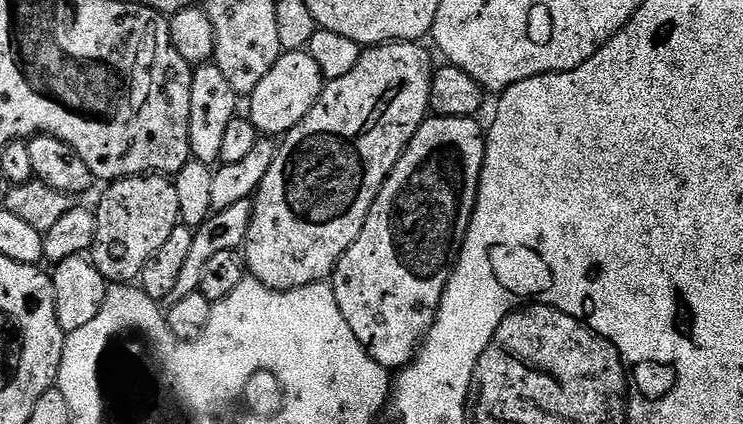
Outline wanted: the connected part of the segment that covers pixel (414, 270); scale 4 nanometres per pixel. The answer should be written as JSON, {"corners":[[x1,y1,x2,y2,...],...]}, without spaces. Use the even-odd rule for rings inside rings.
{"corners":[[437,115,425,120,424,125,417,130,414,138,408,143,408,148,402,154,402,158,398,158,392,173,388,175,388,181,382,186,382,190,366,218,366,226,362,226,362,234,358,234,358,238,350,246,350,250,346,250,346,254,342,254,342,258,336,264,336,269,332,271,330,283,334,290,334,298,338,298,338,310,342,310,342,318,346,318,350,330,354,330,354,338,358,338,358,342,362,342,366,354,370,354,370,358,374,358,374,362,378,362,386,369,403,370,416,357,424,337,434,326,442,302,442,294,448,285,448,278,456,269,456,260,460,256,474,214,476,195,480,189,480,175,484,169,486,132,482,124,480,128,478,121,479,119,476,118,450,118]]}

